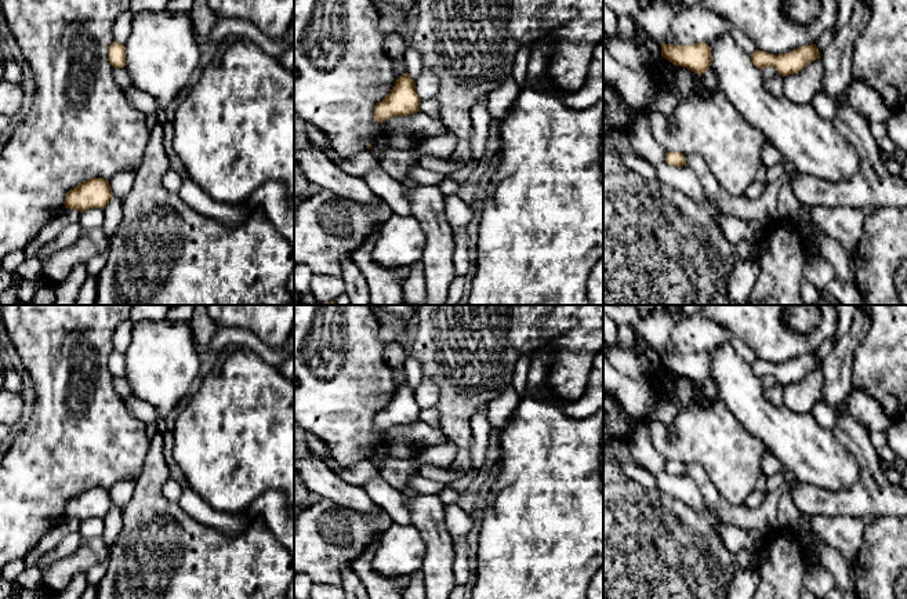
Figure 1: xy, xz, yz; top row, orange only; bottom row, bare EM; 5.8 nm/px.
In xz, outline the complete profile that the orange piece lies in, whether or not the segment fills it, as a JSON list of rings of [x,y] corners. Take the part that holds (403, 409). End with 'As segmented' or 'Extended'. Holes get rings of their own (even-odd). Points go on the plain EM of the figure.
[[[406,381],[396,388],[391,402],[374,417],[374,429],[382,432],[395,425],[409,425],[420,420],[421,409],[416,392]]]. As segmented

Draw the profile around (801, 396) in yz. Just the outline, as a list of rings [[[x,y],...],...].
[[[820,367],[810,371],[801,381],[784,385],[784,406],[798,414],[809,414],[813,406],[821,400],[824,375]]]

